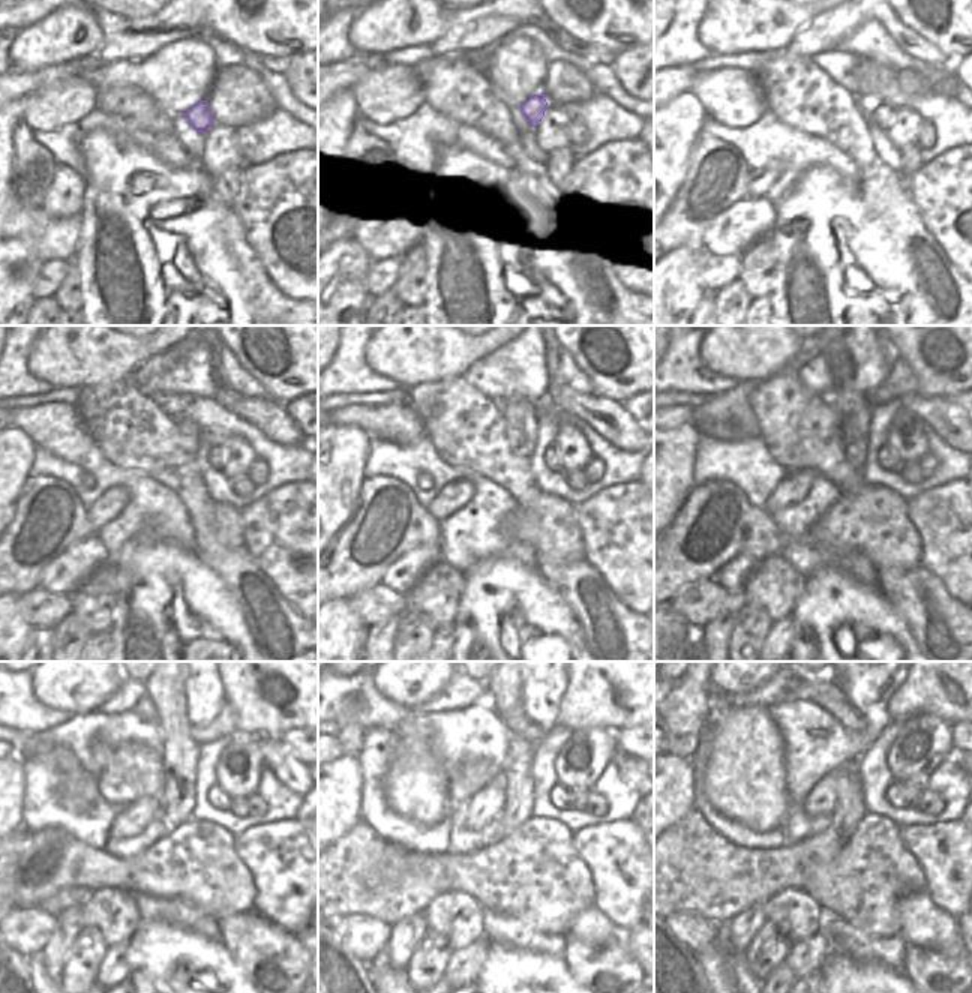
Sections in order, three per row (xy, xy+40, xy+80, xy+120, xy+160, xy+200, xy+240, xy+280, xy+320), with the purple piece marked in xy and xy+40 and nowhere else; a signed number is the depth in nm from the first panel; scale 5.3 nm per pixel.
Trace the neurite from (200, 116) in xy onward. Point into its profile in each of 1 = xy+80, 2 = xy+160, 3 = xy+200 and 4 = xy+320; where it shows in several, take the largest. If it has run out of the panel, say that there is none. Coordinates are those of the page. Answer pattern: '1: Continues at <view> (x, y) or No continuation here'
1: Continues at xy+80 (884, 116)
2: Continues at xy+160 (551, 453)
3: Continues at xy+200 (887, 458)
4: Continues at xy+320 (896, 792).

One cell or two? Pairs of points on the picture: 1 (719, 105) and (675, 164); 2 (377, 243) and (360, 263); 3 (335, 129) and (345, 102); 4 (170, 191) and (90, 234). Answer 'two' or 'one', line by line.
1: two
2: two
3: one
4: one

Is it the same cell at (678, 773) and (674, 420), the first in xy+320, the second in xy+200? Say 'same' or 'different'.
different

